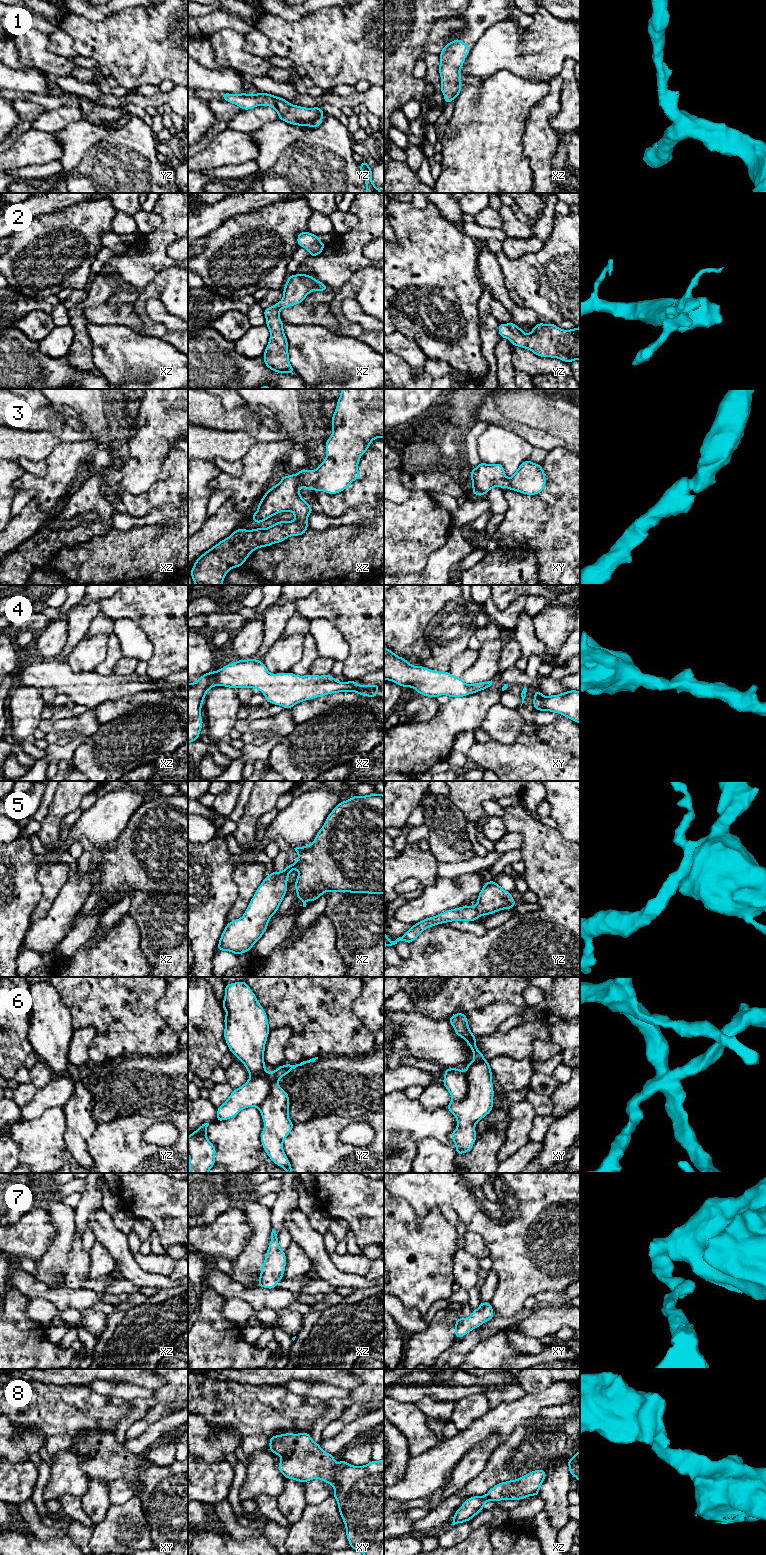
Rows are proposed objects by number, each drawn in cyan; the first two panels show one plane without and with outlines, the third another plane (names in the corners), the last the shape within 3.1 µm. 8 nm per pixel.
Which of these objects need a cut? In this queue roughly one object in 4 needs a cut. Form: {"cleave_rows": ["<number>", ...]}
{"cleave_rows": ["6"]}

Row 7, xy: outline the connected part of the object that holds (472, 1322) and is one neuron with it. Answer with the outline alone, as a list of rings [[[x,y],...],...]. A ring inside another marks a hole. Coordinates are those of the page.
[[[481,1302],[479,1307],[473,1310],[468,1318],[460,1317],[455,1322],[455,1337],[460,1339],[471,1330],[478,1328],[483,1323],[494,1318],[493,1308],[490,1302]]]

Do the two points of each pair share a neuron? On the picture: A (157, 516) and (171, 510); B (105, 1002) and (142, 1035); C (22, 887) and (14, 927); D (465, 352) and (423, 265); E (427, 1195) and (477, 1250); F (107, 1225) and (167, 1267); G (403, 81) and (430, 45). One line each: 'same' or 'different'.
A: same
B: same
C: same
D: same
E: different
F: different
G: different

